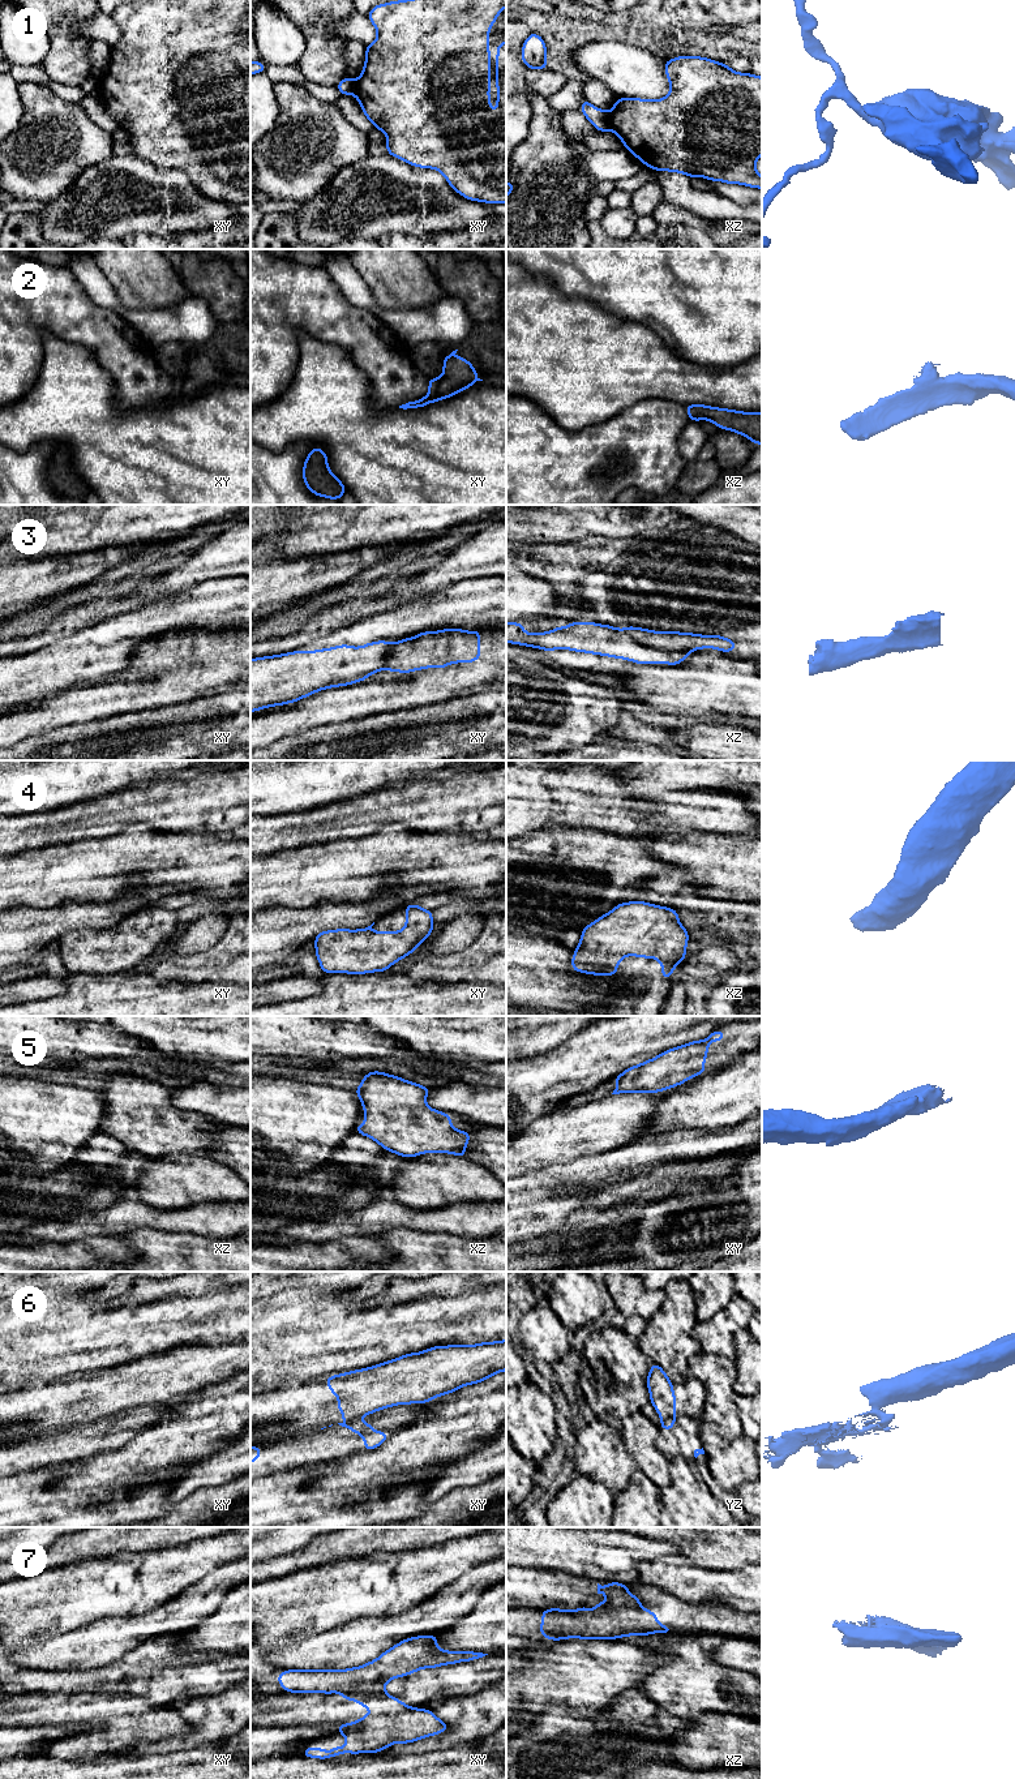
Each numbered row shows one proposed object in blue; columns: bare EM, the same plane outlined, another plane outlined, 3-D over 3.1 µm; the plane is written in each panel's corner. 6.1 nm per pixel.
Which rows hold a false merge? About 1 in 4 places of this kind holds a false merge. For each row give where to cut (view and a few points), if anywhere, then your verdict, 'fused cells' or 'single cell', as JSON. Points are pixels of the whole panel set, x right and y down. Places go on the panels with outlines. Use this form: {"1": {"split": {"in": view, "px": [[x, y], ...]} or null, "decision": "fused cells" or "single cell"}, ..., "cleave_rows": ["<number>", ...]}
{"1": {"split": {"in": "xz", "px": [[608, 112], [611, 129]]}, "decision": "fused cells"}, "2": {"split": null, "decision": "single cell"}, "3": {"split": {"in": "xz", "px": [[624, 629], [646, 646], [660, 650], [689, 651]]}, "decision": "fused cells"}, "4": {"split": null, "decision": "single cell"}, "5": {"split": null, "decision": "single cell"}, "6": {"split": {"in": "xy", "px": [[356, 1417], [345, 1420]]}, "decision": "fused cells"}, "7": {"split": {"in": "xy", "px": [[341, 1692], [386, 1694]]}, "decision": "fused cells"}, "cleave_rows": ["1", "3", "6", "7"]}

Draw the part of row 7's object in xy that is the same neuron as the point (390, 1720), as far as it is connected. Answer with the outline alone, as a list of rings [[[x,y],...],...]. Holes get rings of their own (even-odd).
[[[341,1693],[344,1701],[359,1702],[372,1711],[351,1724],[342,1723],[337,1733],[347,1739],[346,1746],[333,1746],[330,1752],[307,1746],[303,1757],[327,1759],[343,1753],[377,1753],[395,1742],[411,1744],[434,1736],[450,1727],[428,1709],[410,1707],[387,1694]]]

